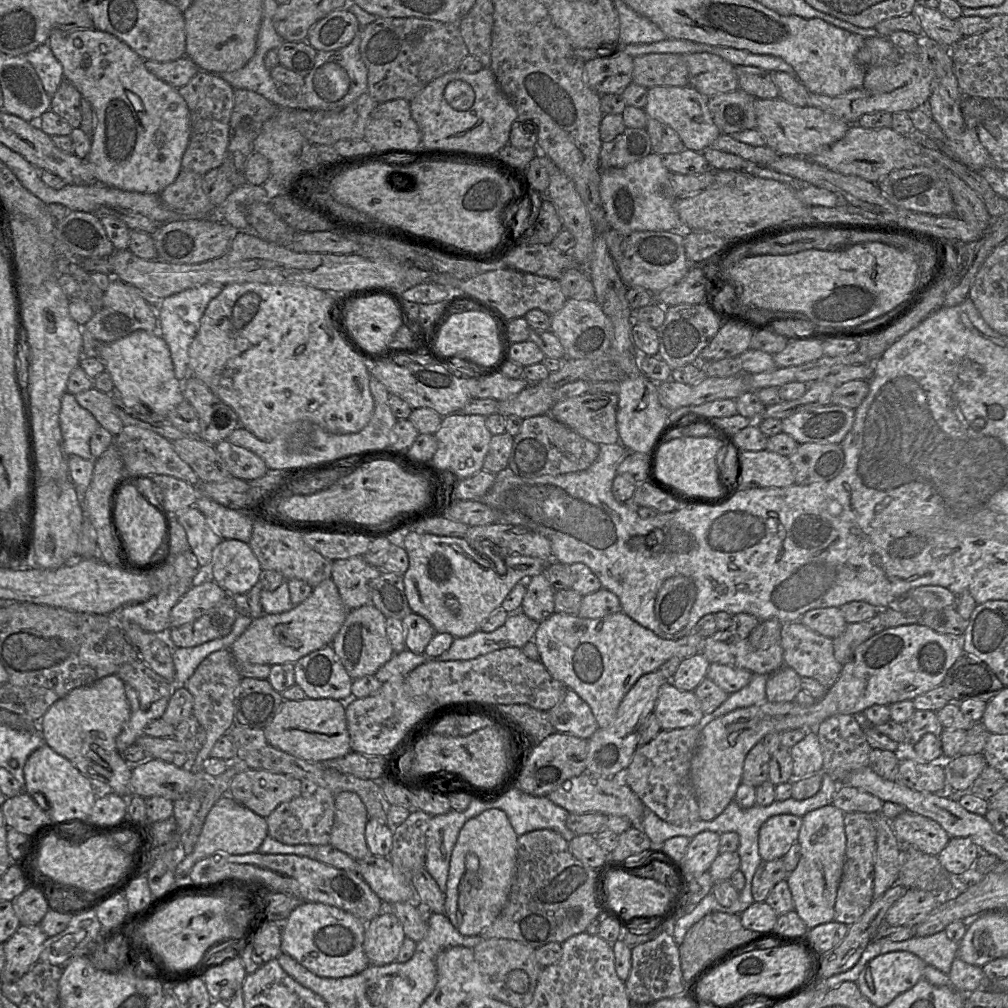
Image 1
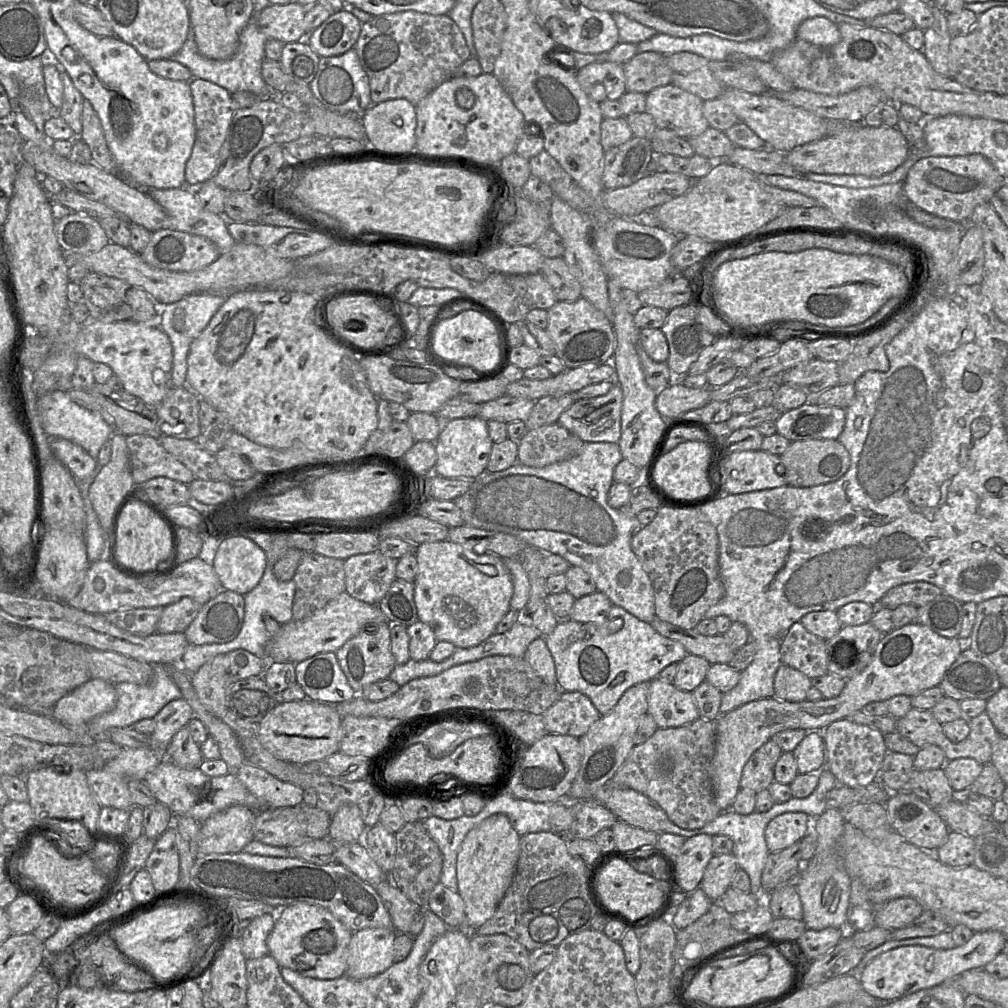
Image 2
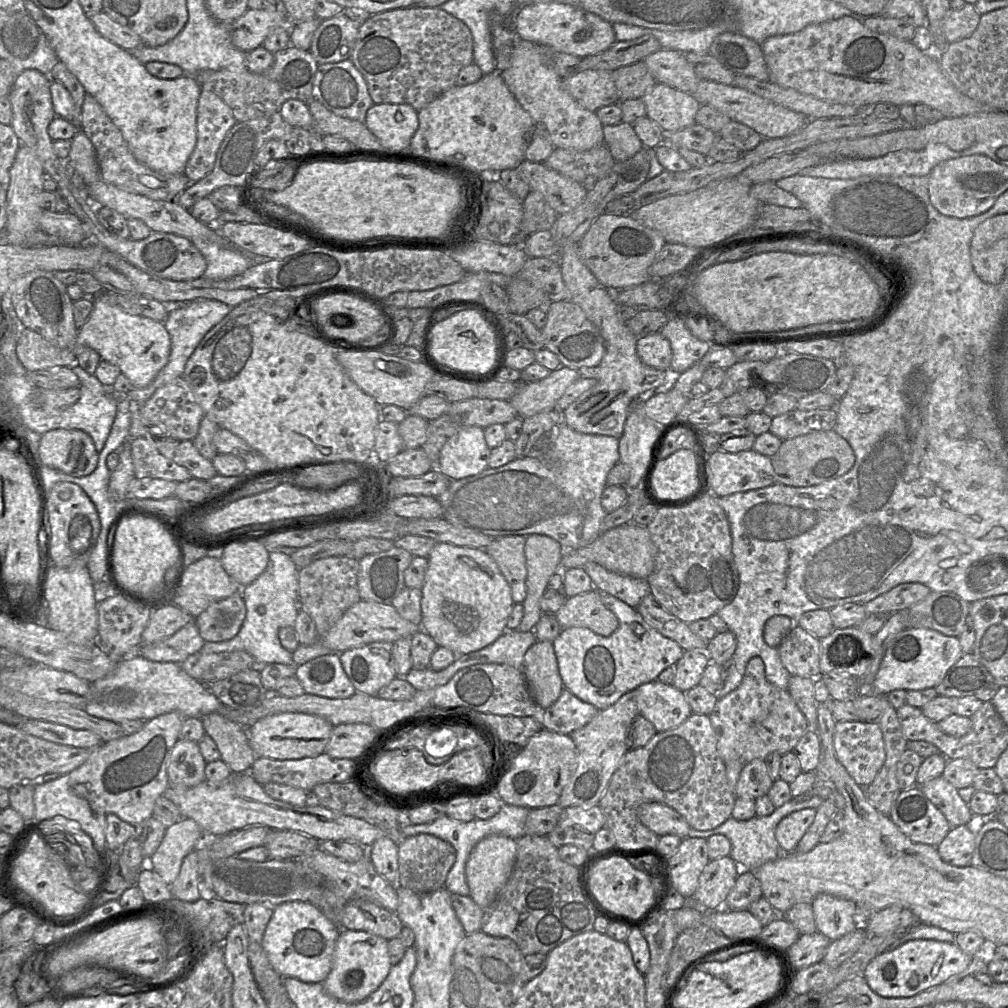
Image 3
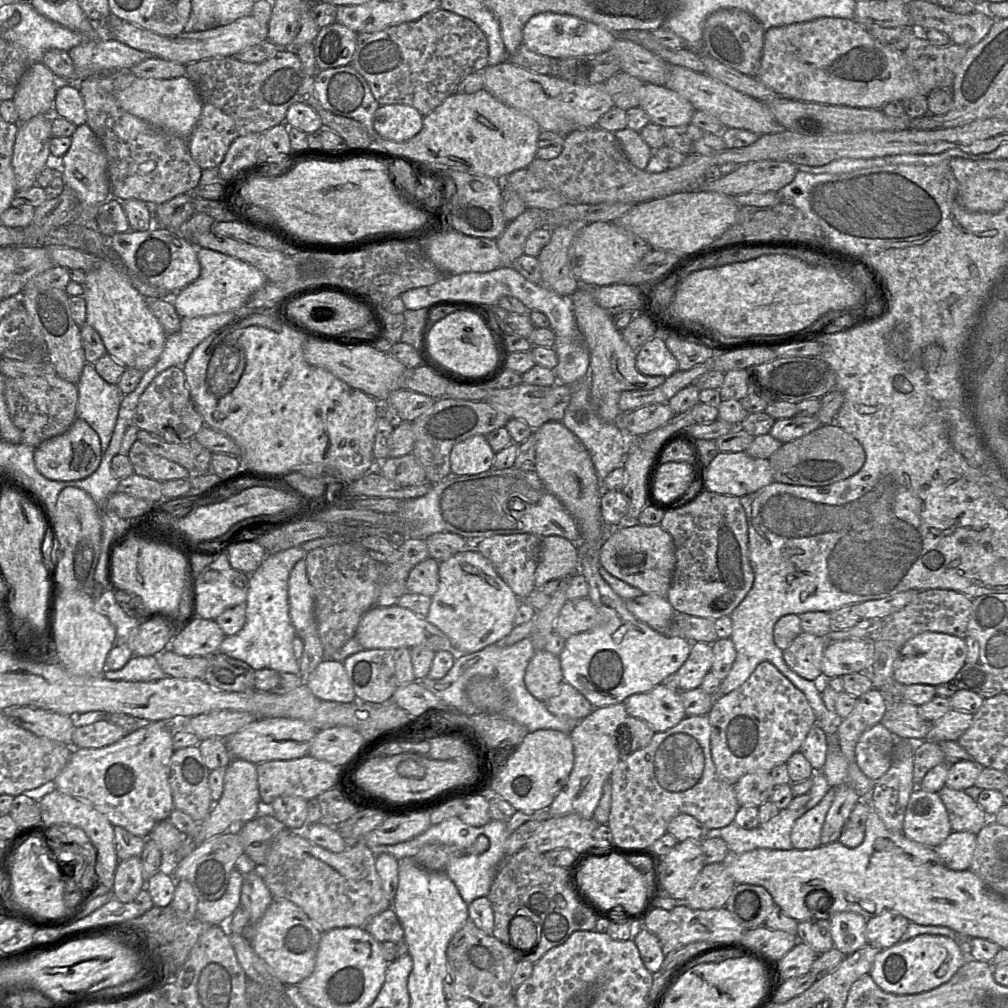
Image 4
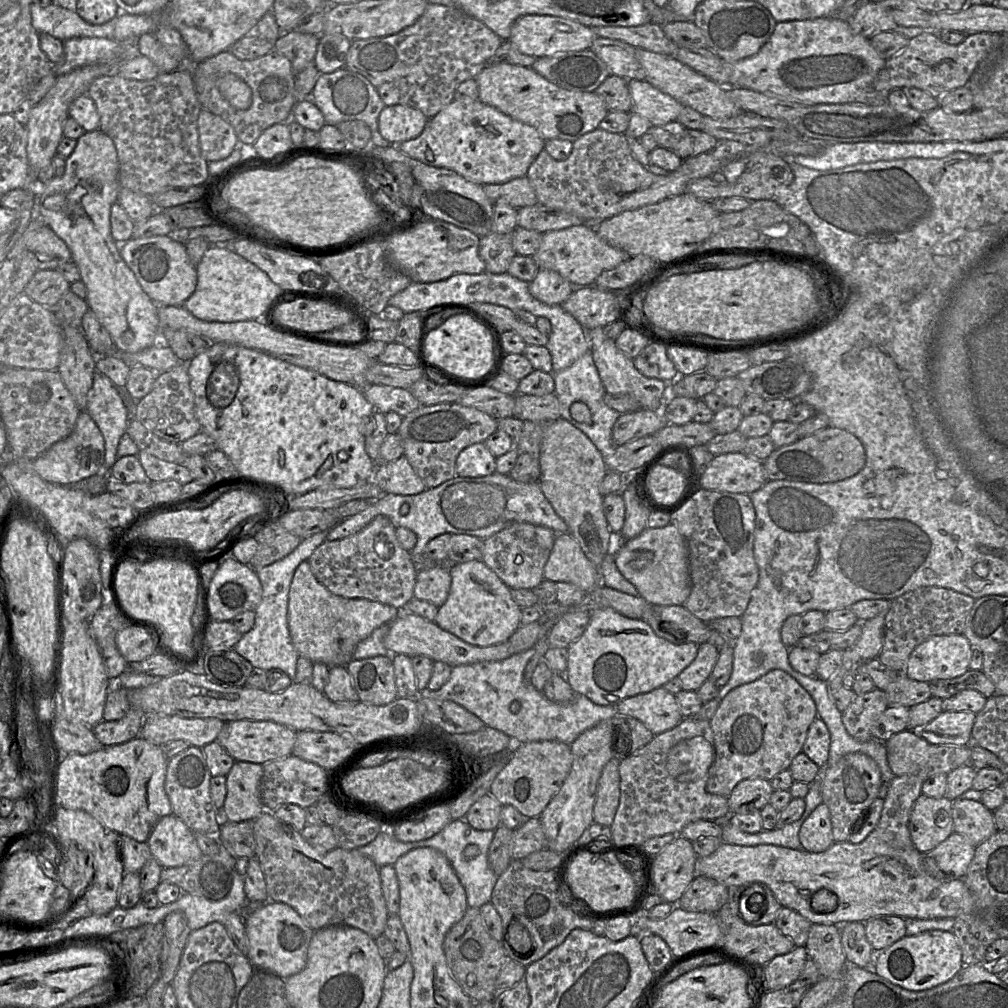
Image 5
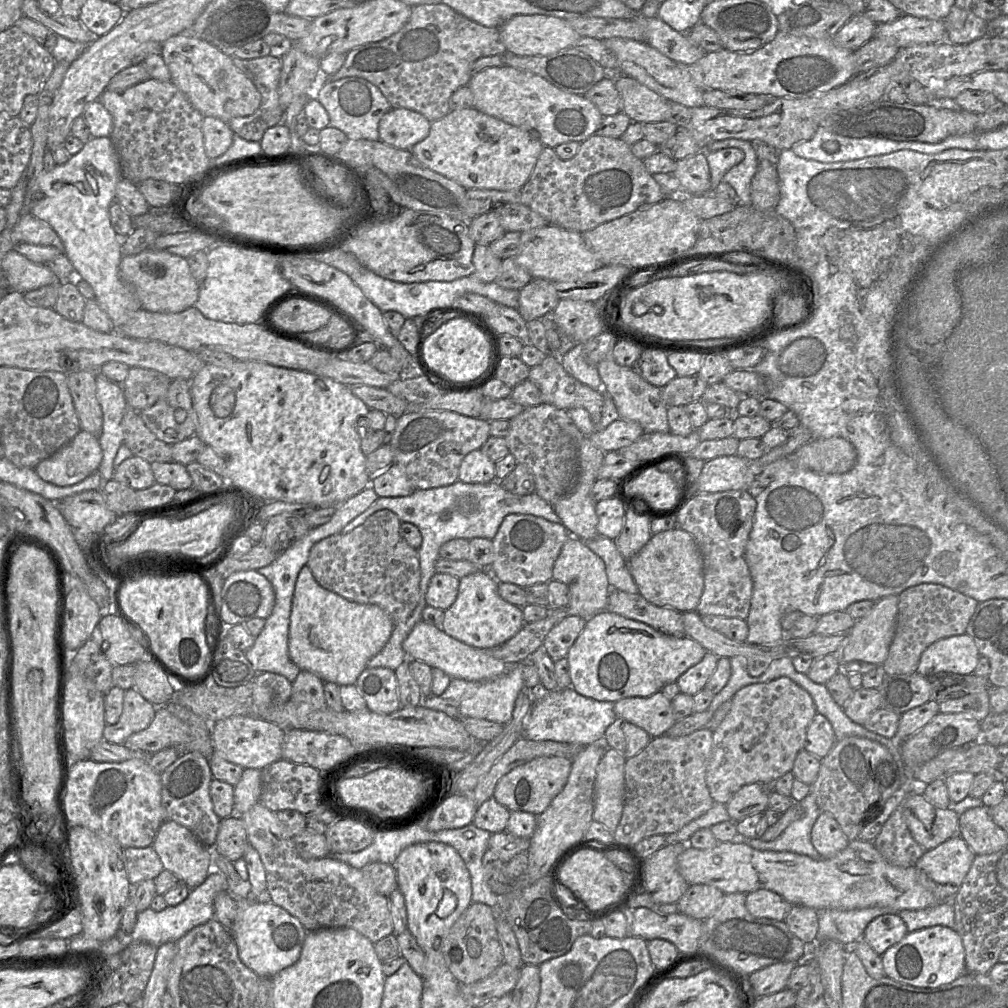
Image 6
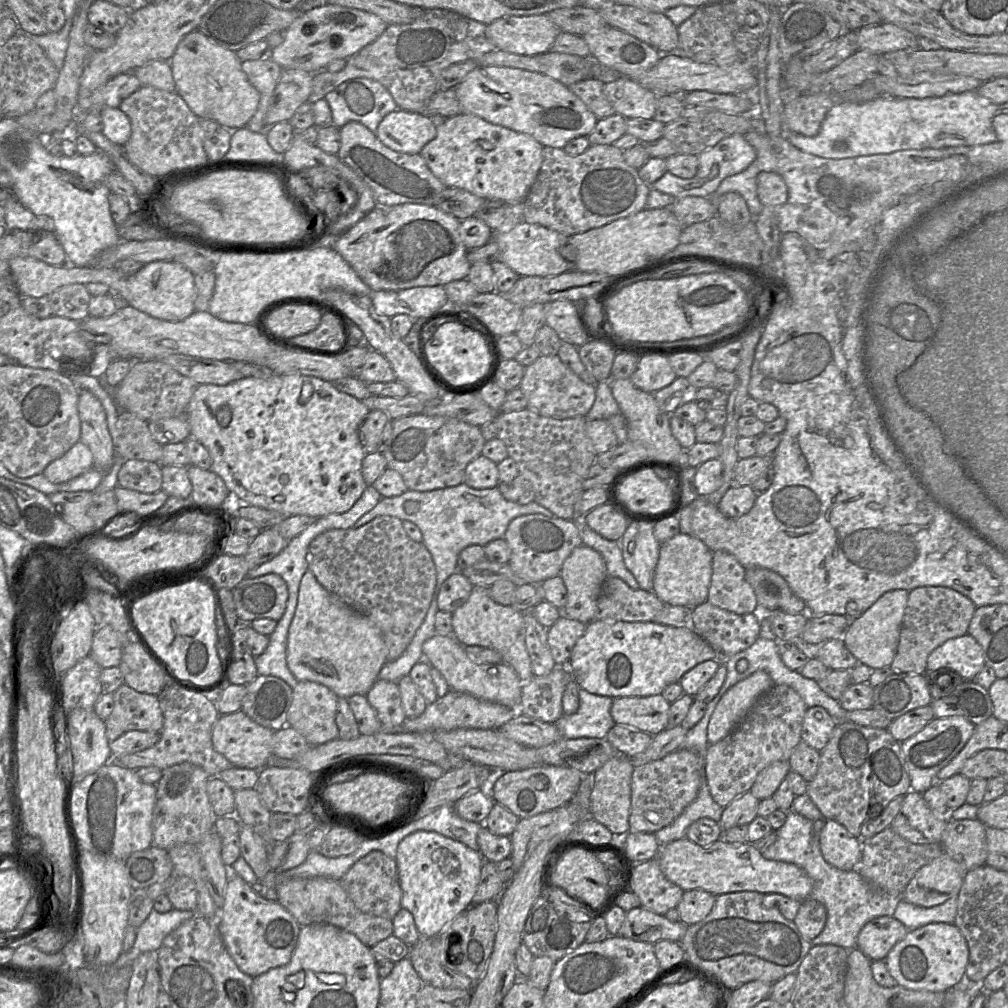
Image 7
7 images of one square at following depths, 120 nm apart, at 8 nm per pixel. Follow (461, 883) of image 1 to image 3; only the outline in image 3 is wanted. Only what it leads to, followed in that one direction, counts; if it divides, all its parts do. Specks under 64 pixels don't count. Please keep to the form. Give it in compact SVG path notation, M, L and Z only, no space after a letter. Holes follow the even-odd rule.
M500 834L483 838L471 851L465 866L466 882L469 896L482 909L488 909L506 884L512 873L516 854L517 840Z

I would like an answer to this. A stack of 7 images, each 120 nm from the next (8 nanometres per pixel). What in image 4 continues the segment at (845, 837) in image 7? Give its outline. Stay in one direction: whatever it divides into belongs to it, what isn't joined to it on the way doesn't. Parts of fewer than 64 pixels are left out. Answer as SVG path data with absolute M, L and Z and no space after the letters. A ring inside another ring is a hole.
M830 786L821 801L795 821L790 834L793 849L814 849L822 845L821 831L834 796L835 787Z

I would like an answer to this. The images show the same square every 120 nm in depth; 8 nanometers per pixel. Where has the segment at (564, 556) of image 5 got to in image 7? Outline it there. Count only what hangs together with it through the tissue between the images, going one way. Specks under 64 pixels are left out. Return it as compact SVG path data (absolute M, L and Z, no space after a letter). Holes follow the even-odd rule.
M582 544L575 548L564 561L559 576L563 579L567 589L567 602L561 610L563 615L584 624L595 620L598 598L602 585L608 577L603 557L597 551Z

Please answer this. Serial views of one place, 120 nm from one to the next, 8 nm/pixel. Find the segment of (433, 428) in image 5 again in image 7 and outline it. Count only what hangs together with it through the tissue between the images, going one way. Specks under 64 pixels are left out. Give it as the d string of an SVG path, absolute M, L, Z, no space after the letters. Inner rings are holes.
M414 414L392 420L393 432L383 454L388 468L396 470L402 476L408 490L424 492L464 483L466 466L481 455L486 442L479 426L455 418Z

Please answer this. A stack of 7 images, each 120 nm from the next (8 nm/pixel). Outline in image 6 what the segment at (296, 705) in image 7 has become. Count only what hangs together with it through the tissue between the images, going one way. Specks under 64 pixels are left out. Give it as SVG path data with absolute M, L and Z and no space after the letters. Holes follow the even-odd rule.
M300 670L292 683L292 692L289 699L294 703L305 703L317 710L328 708L324 697L324 681L316 674Z

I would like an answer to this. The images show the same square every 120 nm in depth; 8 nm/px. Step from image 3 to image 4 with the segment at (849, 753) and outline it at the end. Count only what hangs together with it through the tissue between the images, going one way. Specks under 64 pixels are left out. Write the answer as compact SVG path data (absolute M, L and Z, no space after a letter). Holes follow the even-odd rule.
M881 723L860 736L855 747L855 762L862 773L876 781L891 766L896 737Z

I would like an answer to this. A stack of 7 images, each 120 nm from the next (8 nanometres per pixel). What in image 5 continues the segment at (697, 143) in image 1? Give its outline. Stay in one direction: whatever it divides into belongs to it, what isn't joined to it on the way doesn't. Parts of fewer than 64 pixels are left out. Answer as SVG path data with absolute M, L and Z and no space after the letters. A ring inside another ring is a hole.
M628 80L632 112L646 118L652 126L677 121L683 105L646 80Z

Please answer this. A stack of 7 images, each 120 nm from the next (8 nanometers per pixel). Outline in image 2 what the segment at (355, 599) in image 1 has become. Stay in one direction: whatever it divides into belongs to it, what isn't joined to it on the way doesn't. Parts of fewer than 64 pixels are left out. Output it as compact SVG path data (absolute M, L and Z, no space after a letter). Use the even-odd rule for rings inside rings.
M378 551L344 560L346 592L355 599L378 605L396 580L397 559Z

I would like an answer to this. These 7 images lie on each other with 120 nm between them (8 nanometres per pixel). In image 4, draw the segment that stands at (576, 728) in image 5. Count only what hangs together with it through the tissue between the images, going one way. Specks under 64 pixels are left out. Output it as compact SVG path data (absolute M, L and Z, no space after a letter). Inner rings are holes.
M530 637L524 638L511 646L492 644L476 653L456 654L454 665L443 678L431 679L426 677L420 682L428 691L443 700L450 707L449 710L457 710L466 715L474 715L481 713L481 710L467 696L468 683L476 676L489 678L503 687L508 694L508 701L503 711L491 714L500 714L513 720L525 726L529 732L540 729L553 729L570 734L581 720L558 717L552 714L547 709L546 704L535 698L525 685L526 669L534 654L535 649Z

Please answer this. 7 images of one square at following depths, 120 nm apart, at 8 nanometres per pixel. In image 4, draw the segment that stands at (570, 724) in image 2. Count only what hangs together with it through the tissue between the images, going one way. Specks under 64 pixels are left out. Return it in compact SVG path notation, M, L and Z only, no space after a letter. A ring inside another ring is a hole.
M563 682L558 695L545 702L547 709L558 717L582 720L592 713L594 706L573 686Z

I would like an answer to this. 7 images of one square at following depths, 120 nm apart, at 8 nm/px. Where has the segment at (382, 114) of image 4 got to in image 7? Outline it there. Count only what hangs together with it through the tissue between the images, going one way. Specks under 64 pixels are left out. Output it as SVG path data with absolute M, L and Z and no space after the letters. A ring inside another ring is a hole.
M397 109L387 114L375 132L388 148L406 154L419 154L437 134L438 121L429 115Z

